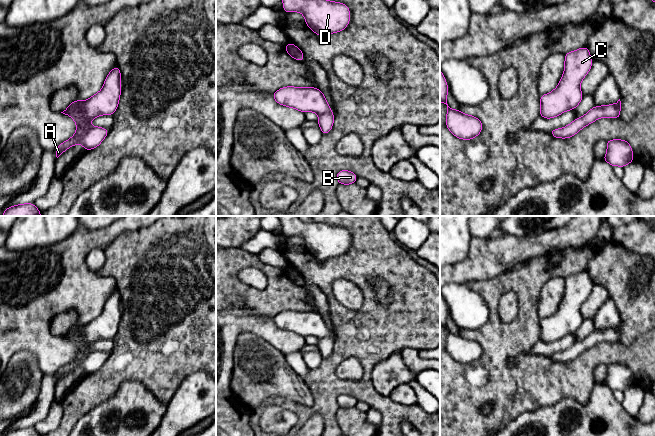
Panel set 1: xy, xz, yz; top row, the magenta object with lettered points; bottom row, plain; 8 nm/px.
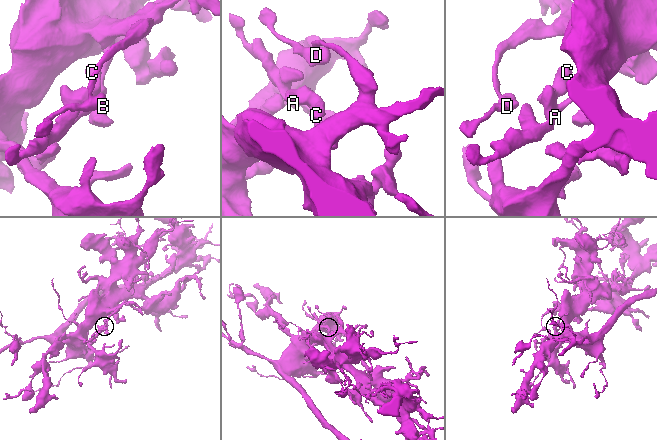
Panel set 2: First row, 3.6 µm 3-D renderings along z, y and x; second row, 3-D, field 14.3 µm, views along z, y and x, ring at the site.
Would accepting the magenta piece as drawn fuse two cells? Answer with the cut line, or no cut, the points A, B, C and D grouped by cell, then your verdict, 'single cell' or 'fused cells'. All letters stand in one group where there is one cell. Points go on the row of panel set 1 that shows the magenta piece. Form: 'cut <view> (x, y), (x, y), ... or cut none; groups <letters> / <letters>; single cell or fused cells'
cut none; groups A B C D; single cell

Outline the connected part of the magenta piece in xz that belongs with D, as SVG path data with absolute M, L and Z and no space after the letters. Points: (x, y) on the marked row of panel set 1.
M329 0L282 1L284 13L302 13L305 24L319 36L341 32L350 22L350 9L341 2Z

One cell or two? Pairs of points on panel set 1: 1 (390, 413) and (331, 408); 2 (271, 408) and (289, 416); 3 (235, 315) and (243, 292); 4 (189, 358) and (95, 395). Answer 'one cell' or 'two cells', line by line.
1: one cell
2: one cell
3: two cells
4: one cell

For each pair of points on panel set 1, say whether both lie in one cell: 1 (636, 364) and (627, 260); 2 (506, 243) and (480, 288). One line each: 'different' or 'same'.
1: different
2: different

